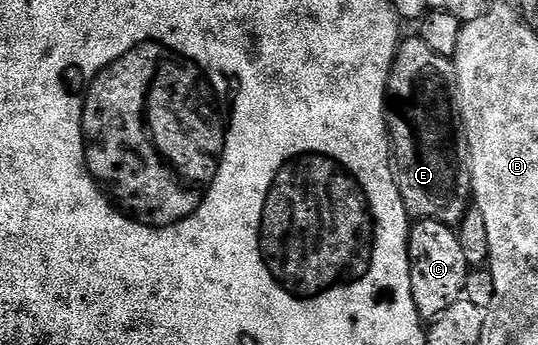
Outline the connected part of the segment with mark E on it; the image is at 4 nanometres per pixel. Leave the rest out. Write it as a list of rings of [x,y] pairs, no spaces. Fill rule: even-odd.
[[[421,37],[401,40],[398,56],[394,58],[394,65],[390,68],[390,82],[388,84],[388,130],[390,133],[390,146],[392,148],[392,166],[398,180],[398,192],[406,206],[407,215],[415,220],[431,219],[457,225],[462,222],[467,211],[472,206],[472,192],[470,189],[470,151],[464,146],[463,136],[460,134],[460,112],[456,106],[456,88],[454,85],[454,64],[449,58],[436,49],[432,49]]]

